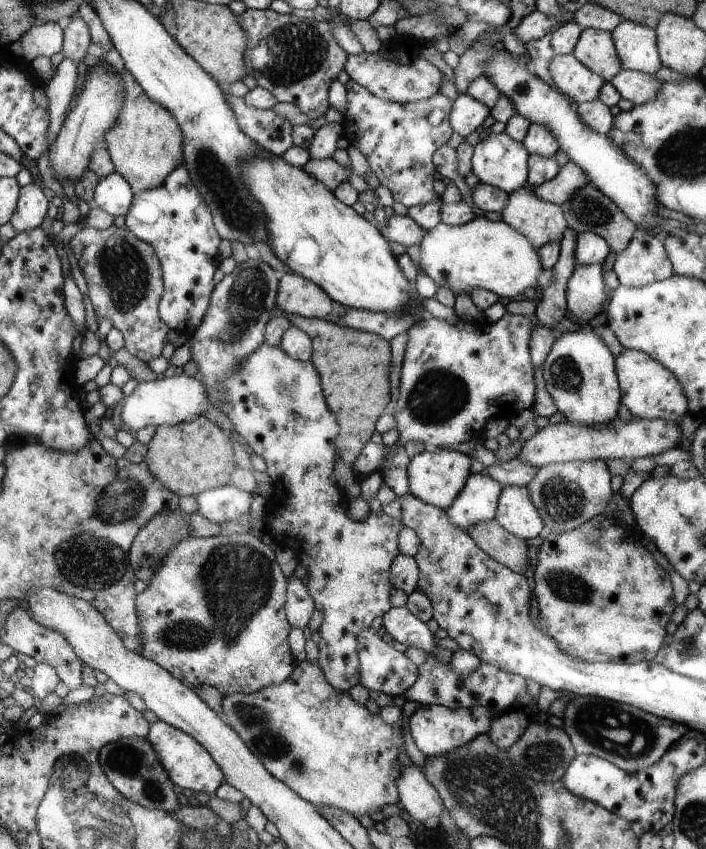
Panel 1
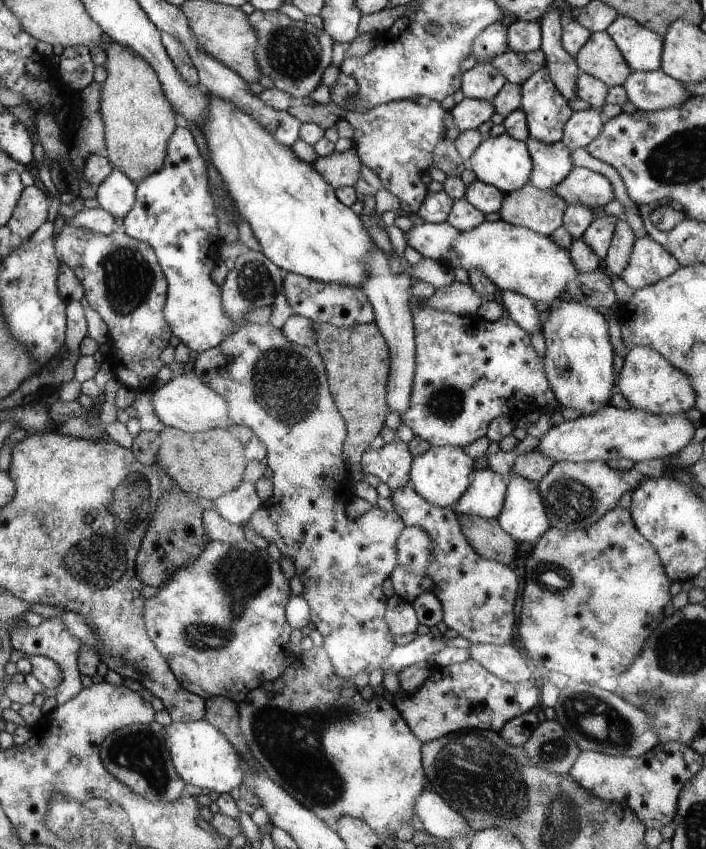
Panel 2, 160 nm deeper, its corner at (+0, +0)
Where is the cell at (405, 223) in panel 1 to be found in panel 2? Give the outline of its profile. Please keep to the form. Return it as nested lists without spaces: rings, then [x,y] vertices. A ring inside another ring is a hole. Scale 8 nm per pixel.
[[[448,222],[414,225],[404,234],[406,246],[410,246],[422,257],[434,260],[445,259],[446,252],[457,240],[458,231]]]

